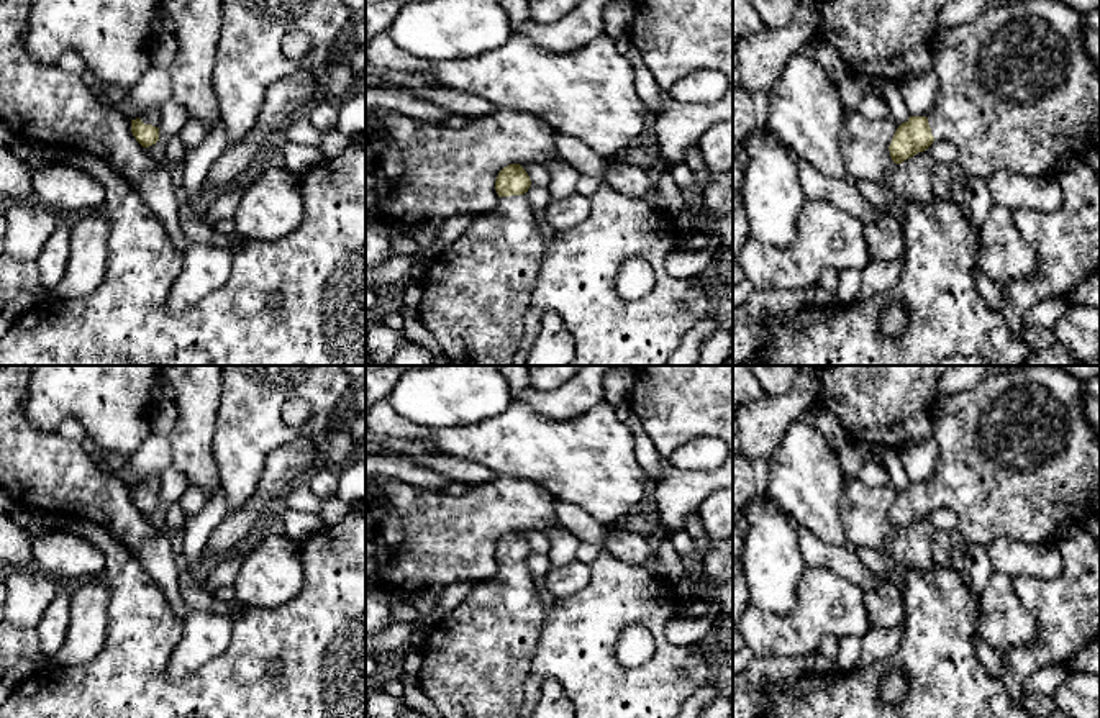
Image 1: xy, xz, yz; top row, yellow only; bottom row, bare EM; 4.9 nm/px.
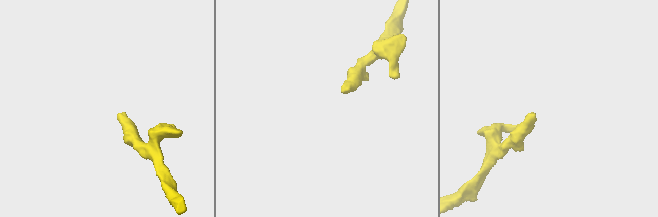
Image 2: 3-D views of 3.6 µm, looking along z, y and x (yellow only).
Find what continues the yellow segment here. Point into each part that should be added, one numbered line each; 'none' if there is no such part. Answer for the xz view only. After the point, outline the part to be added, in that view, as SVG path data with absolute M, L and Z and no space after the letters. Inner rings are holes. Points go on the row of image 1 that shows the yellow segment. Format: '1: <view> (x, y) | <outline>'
1: xz (474, 295) | M526 193L498 197L493 210L479 215L420 272L418 315L449 366L513 366L546 244Z

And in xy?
1: xy (151, 117) | M151 108L151 110L144 111L144 113L141 113L139 120L144 125L152 125L152 126L159 128L161 108Z

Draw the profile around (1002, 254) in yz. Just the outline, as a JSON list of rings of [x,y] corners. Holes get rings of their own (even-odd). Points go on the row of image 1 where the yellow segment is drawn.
[[[993,205],[979,228],[977,267],[1000,285],[1038,269],[1034,249],[1018,233],[1011,210]]]

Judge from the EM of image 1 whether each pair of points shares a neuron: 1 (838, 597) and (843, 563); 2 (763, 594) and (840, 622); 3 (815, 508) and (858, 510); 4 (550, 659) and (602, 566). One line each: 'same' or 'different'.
1: different
2: different
3: different
4: same

